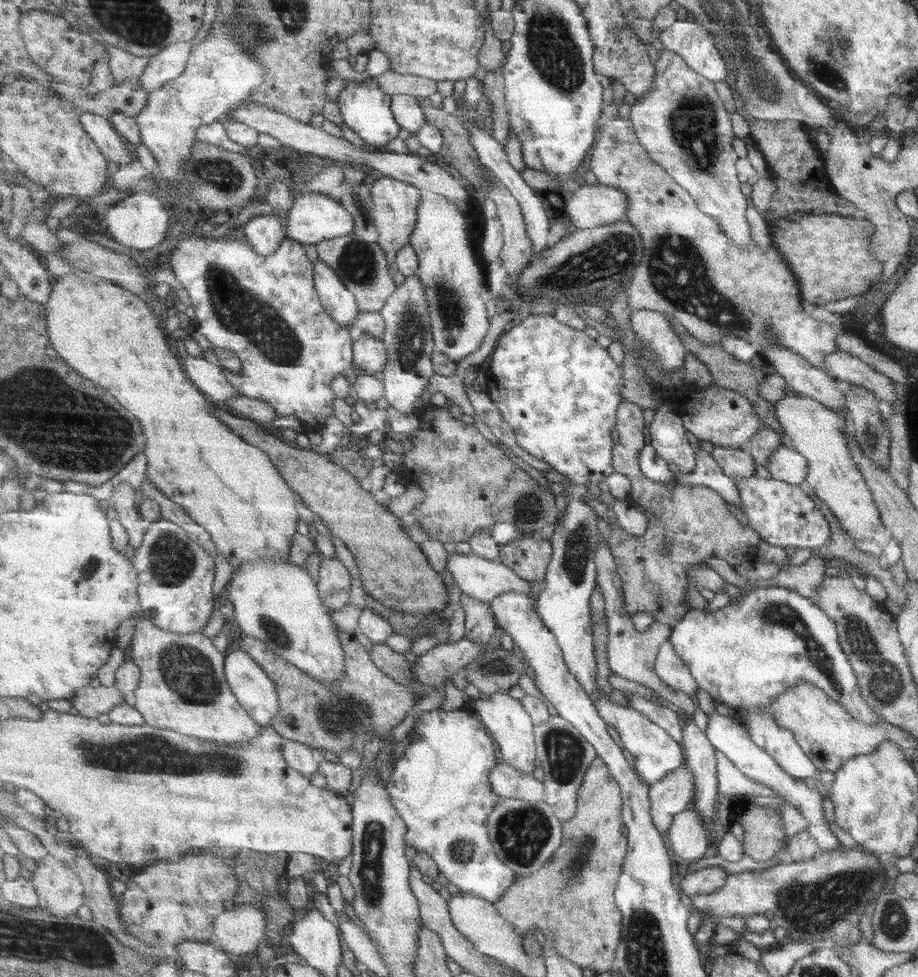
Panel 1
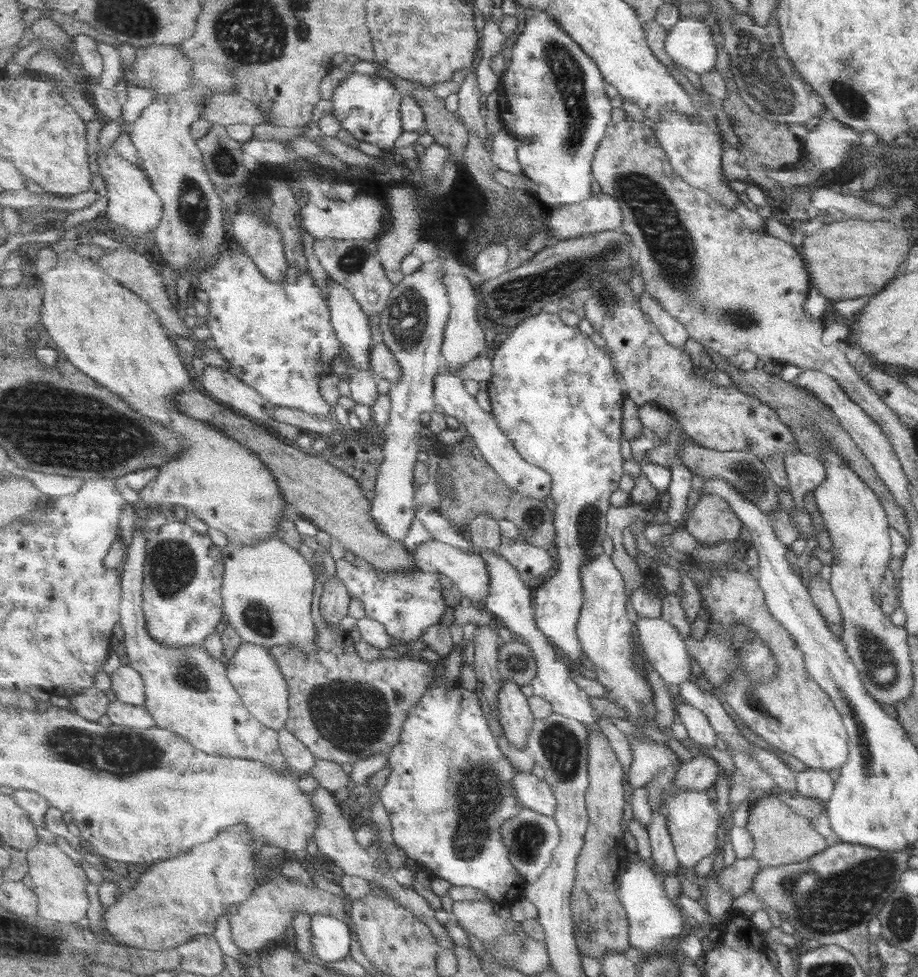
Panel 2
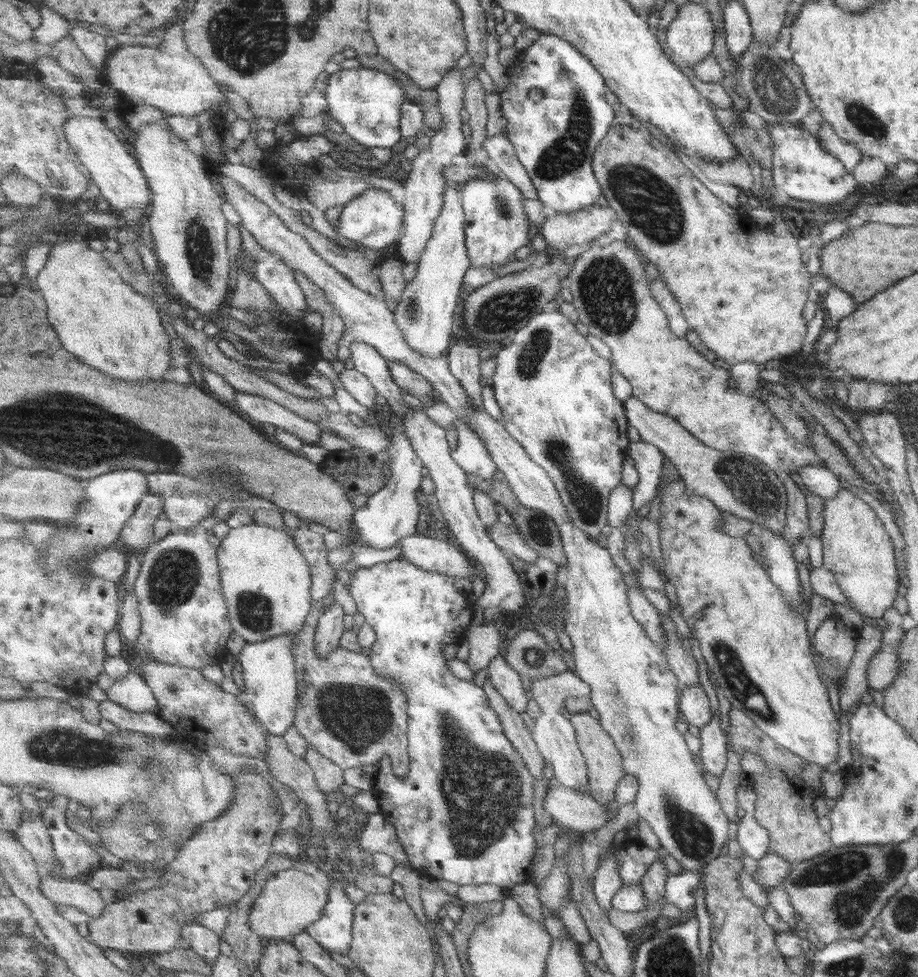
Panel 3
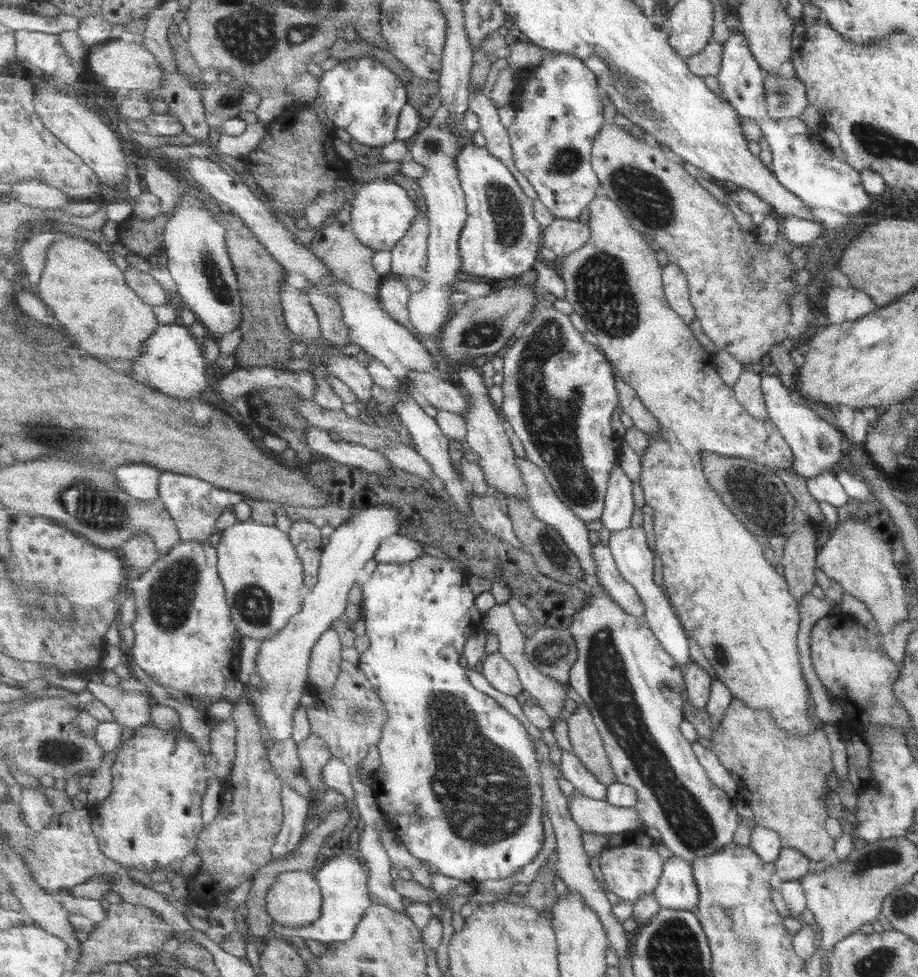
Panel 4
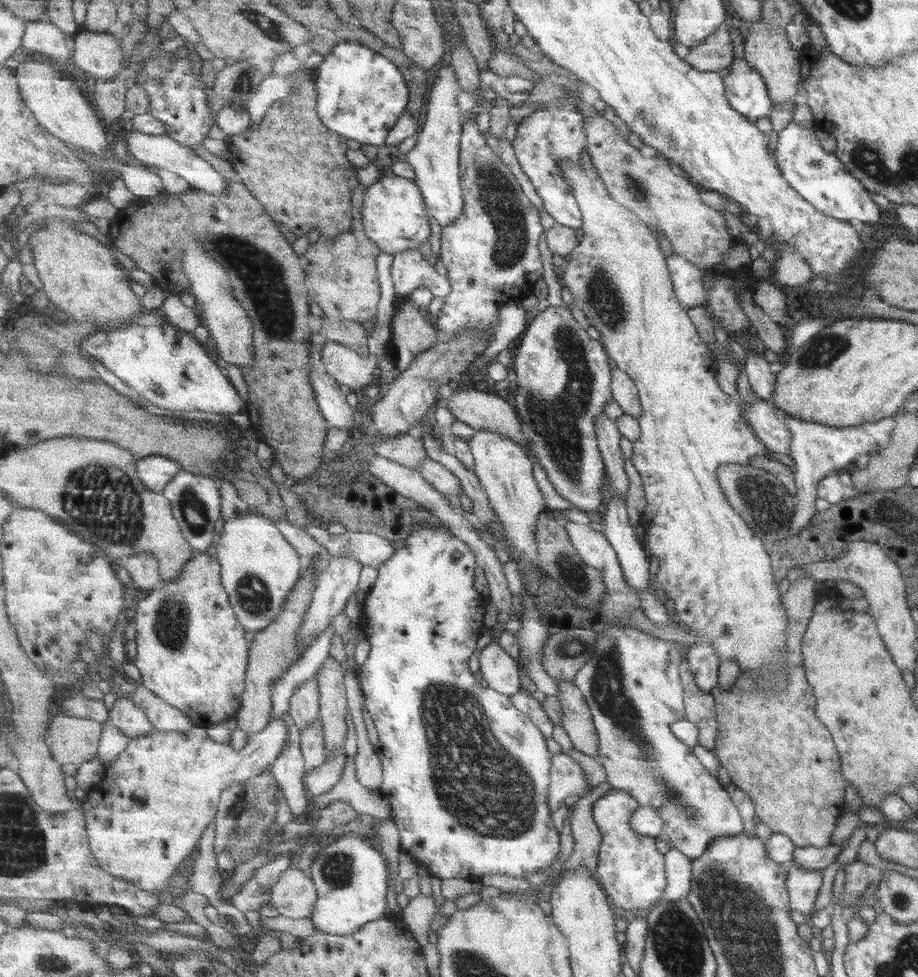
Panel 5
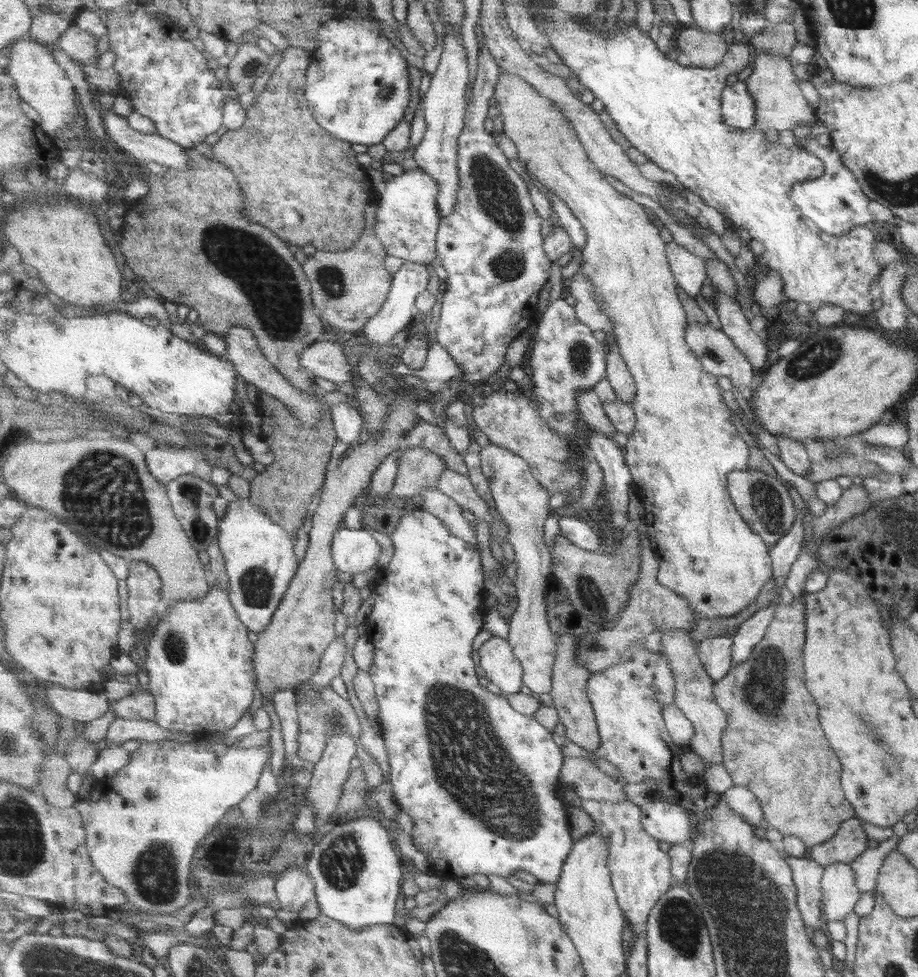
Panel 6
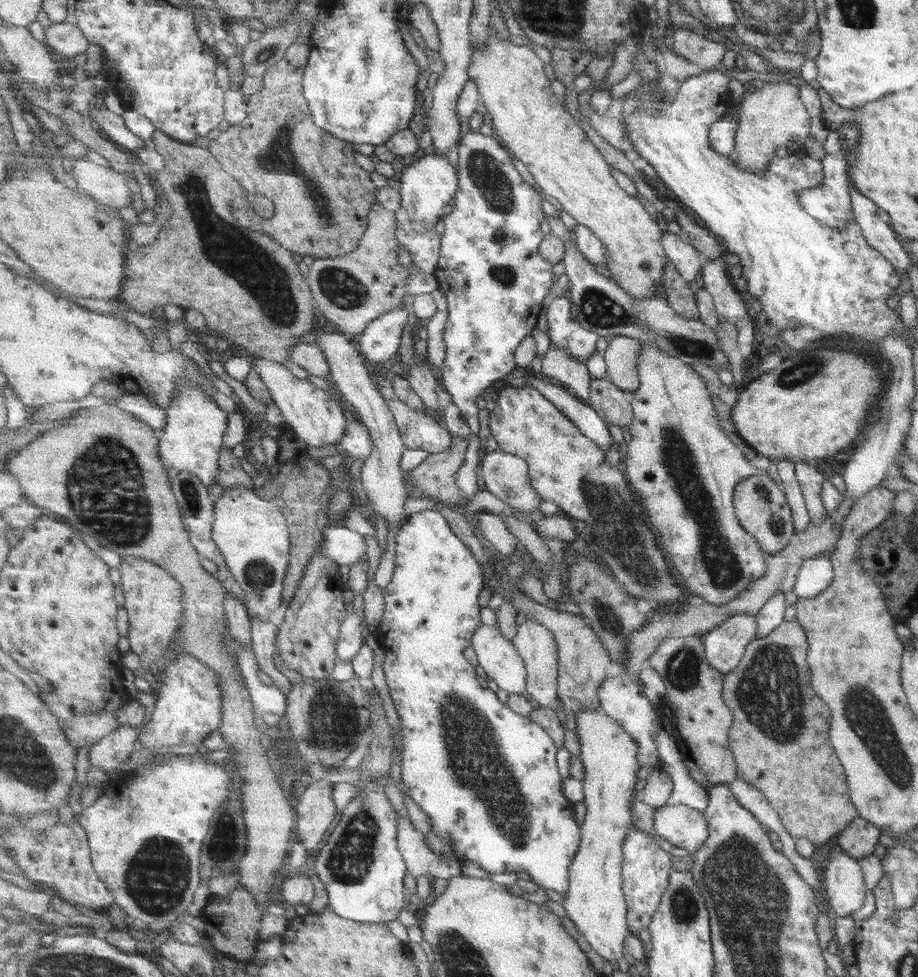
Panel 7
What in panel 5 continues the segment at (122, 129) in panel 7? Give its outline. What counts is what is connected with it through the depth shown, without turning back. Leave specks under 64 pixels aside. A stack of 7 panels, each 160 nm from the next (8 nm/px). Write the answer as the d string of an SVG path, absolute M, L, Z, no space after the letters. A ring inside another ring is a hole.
M125 131L123 136L126 139L127 152L129 157L145 167L151 169L165 169L170 173L181 176L190 186L199 188L203 192L213 196L223 196L229 190L229 182L221 176L215 167L211 166L207 160L195 154L195 149L173 140L170 136L145 134L141 131Z

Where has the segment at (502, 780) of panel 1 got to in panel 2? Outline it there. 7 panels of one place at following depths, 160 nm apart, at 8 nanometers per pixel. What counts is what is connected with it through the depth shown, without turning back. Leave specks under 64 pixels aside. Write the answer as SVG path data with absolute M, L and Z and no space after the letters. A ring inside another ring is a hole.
M519 771L514 778L517 798L530 811L554 817L559 802L553 796L553 789L545 778L537 778L530 772Z

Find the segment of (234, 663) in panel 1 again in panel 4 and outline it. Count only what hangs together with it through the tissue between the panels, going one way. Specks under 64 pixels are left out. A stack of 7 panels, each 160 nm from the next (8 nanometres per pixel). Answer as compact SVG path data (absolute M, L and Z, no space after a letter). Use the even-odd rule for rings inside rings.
M376 504L353 514L342 525L339 524L324 548L318 583L307 589L303 596L302 611L292 616L290 623L282 631L261 641L255 669L261 682L260 716L267 725L271 739L292 739L294 712L301 706L303 691L310 684L310 661L314 646L334 626L337 619L344 618L349 592L359 581L362 568L376 557L386 538L398 534L399 523L400 512L396 506Z

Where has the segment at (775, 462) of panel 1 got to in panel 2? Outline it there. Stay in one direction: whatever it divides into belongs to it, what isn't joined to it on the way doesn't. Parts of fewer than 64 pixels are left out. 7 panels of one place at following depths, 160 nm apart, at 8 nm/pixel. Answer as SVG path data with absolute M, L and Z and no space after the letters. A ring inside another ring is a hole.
M799 451L782 457L789 493L794 506L801 508L804 495L822 483L825 471L817 459Z

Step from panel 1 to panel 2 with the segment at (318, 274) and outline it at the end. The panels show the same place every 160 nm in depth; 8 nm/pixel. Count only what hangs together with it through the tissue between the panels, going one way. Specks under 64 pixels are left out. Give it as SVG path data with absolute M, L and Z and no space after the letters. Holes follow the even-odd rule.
M327 277L328 305L331 324L342 341L342 348L351 358L356 370L372 371L370 352L374 340L370 316L367 315L353 293L342 284Z

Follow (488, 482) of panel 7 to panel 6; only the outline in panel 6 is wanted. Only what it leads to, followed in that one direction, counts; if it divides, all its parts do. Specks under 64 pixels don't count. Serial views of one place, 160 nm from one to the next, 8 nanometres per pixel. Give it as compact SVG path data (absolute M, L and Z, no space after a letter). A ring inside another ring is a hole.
M493 443L483 446L481 464L494 494L492 503L509 526L508 540L516 554L516 580L513 583L518 588L520 605L509 619L508 640L523 666L525 689L529 693L547 696L553 689L553 672L558 656L556 634L550 627L546 603L546 591L553 580L553 572L543 528L552 508L551 494L531 473L530 465L524 458L511 449Z

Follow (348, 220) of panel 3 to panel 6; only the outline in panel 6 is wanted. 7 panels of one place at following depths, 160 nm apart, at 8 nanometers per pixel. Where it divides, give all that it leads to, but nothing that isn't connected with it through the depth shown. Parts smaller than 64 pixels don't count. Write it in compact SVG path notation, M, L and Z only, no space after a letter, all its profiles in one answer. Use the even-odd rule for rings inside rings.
M419 166L405 170L400 176L387 175L380 189L380 203L375 223L375 235L390 256L397 256L404 262L429 265L438 259L438 231L442 224L437 208L439 188L435 178Z

